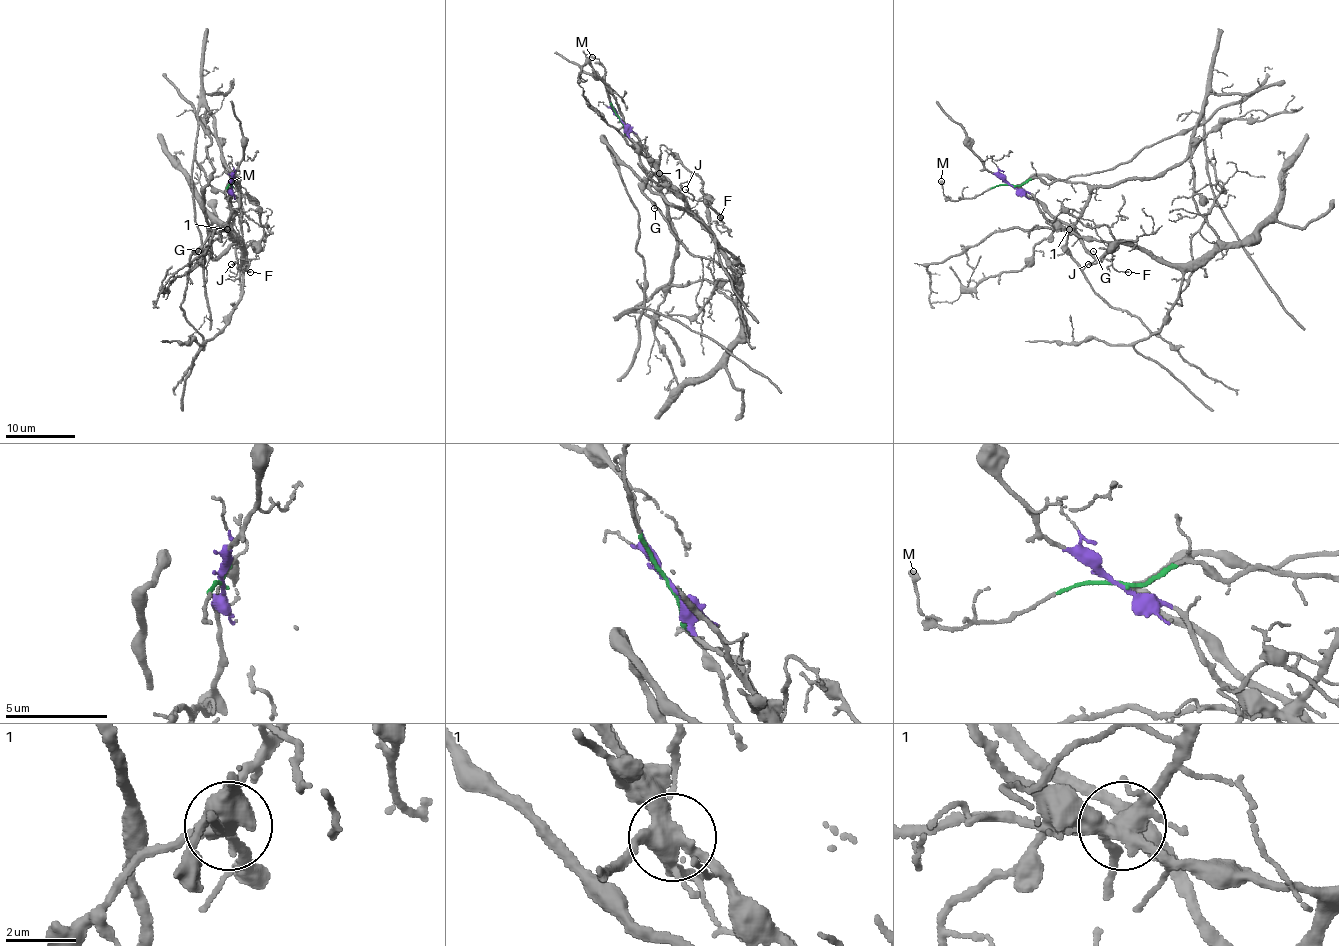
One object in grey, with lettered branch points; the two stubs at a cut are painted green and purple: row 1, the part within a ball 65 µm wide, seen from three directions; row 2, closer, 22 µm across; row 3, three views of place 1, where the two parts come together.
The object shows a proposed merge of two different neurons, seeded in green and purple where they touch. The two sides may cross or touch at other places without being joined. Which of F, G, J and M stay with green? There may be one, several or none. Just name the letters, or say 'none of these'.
G, M

